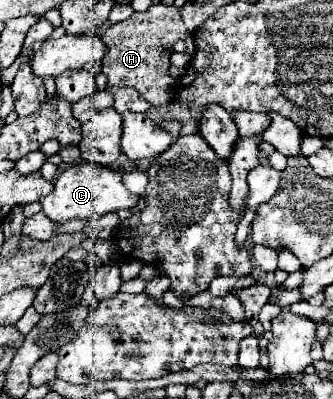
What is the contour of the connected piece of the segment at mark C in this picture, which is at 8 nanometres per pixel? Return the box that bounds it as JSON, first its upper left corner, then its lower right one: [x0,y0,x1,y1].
[41,163,141,223]

